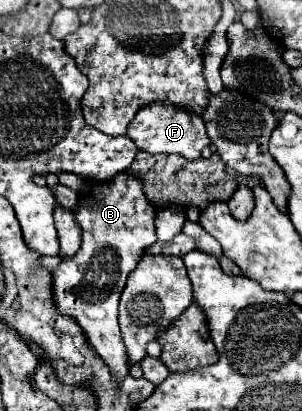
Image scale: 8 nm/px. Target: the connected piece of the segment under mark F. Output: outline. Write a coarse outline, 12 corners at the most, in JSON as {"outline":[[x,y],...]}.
{"outline":[[151,103],[129,123],[141,151],[199,159],[203,119]]}

